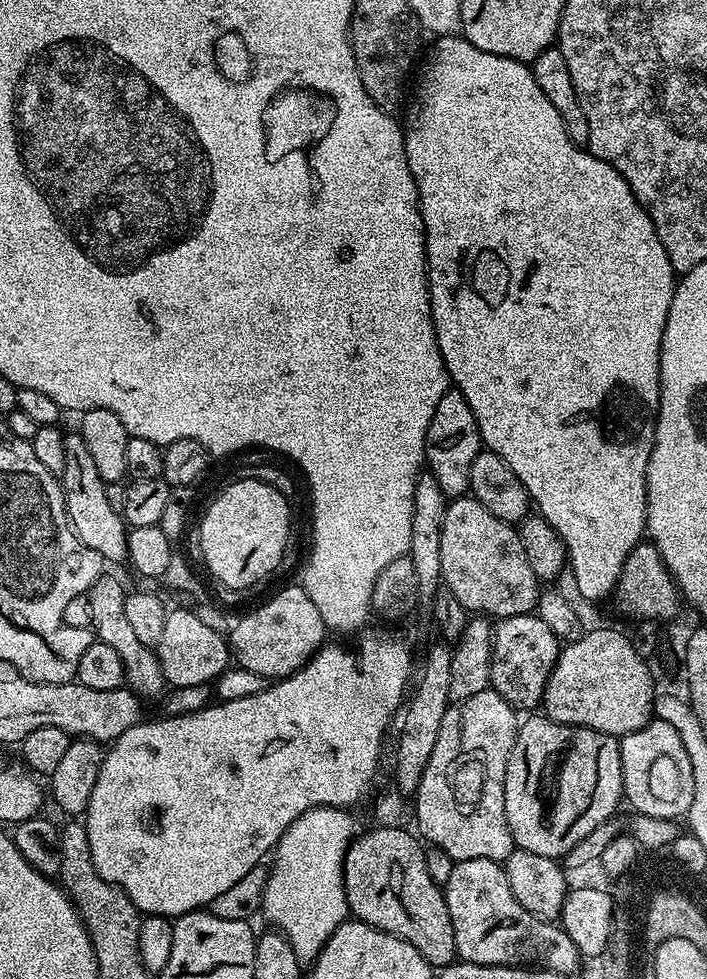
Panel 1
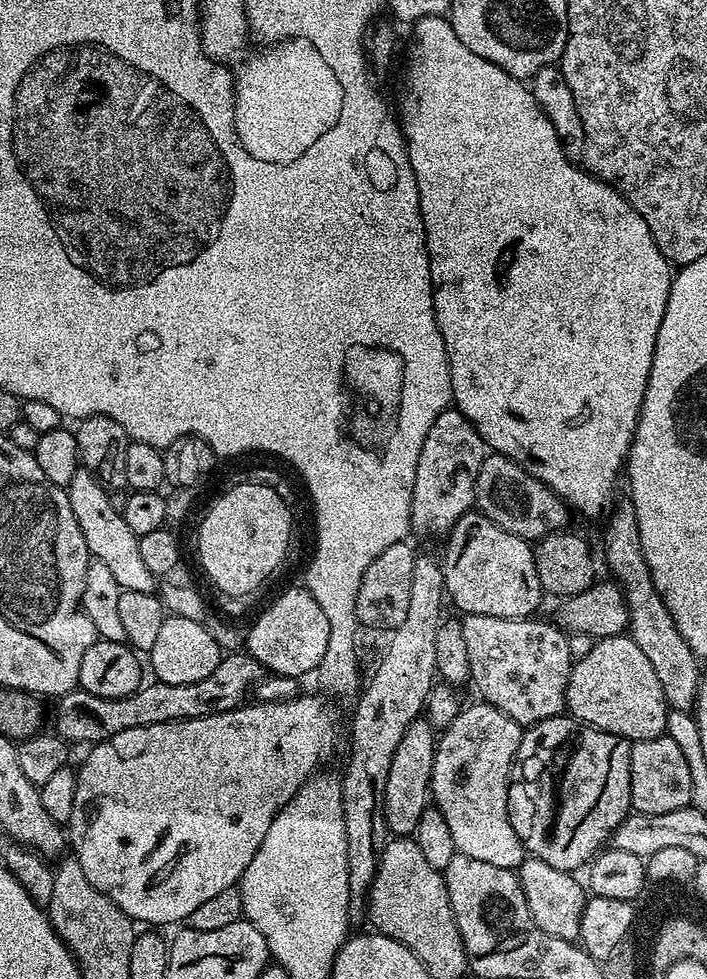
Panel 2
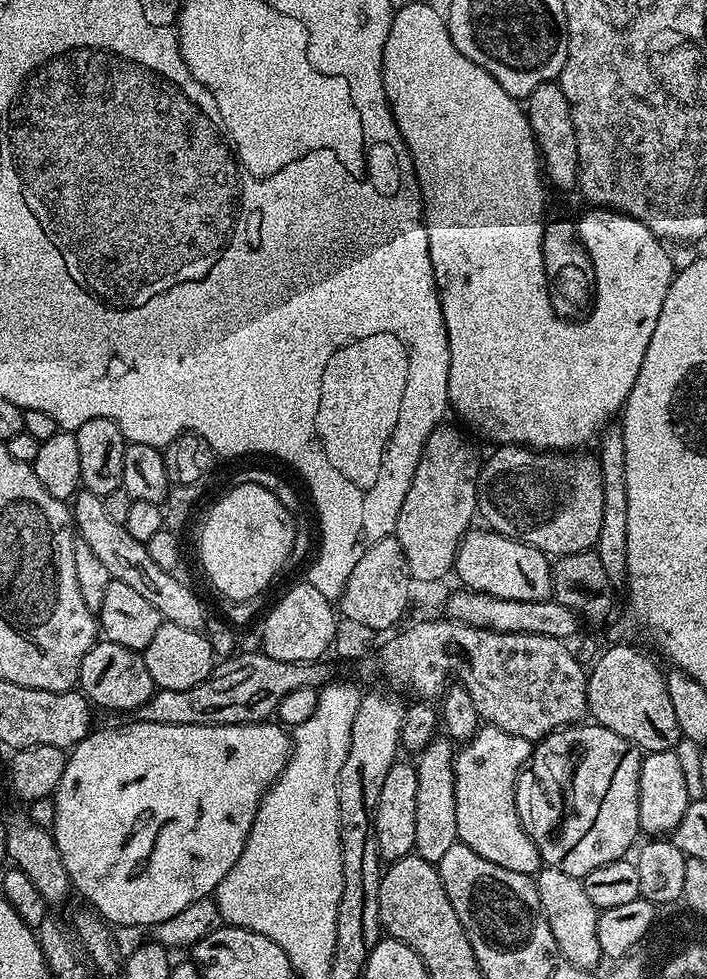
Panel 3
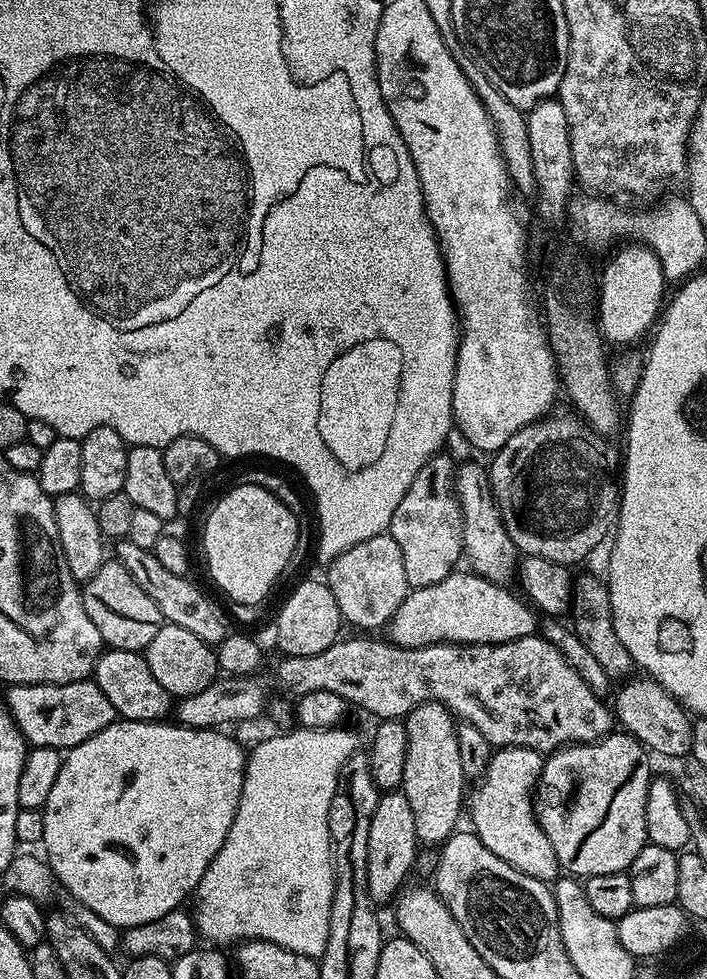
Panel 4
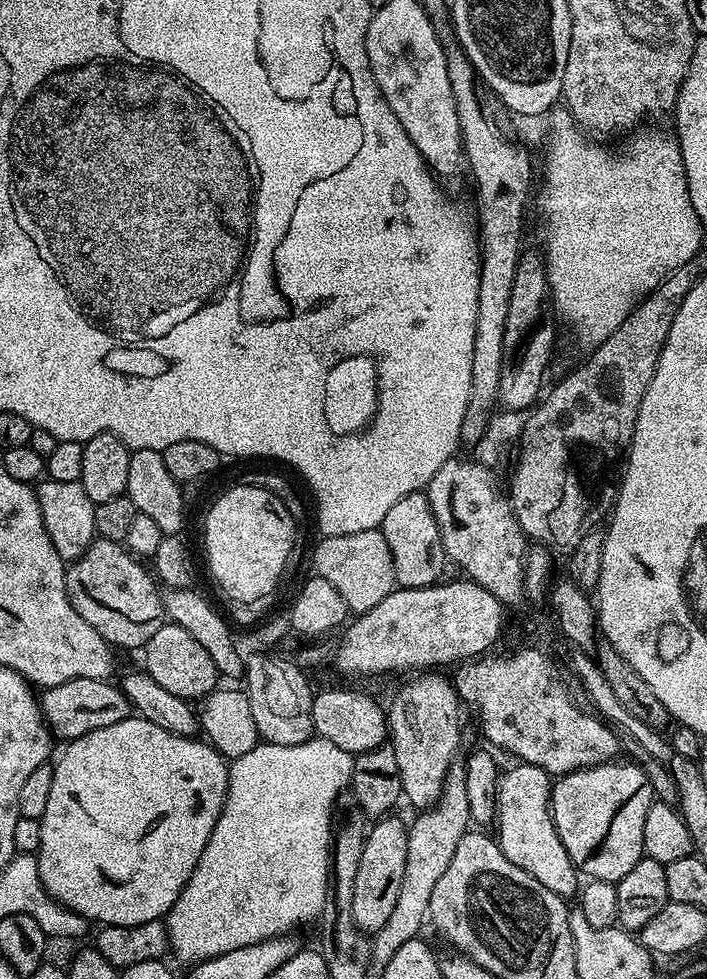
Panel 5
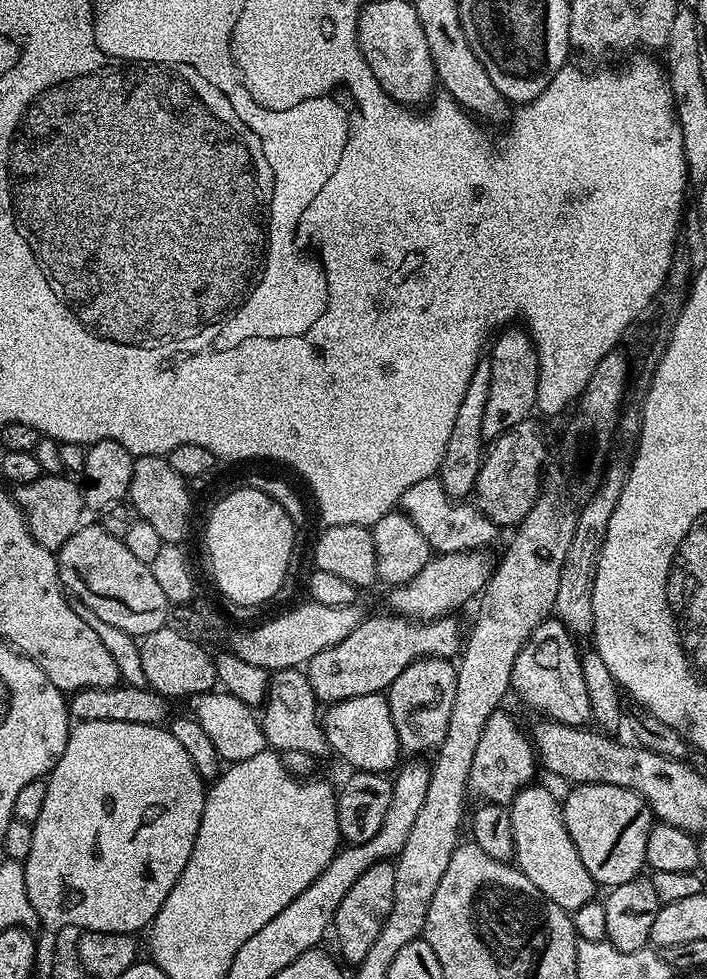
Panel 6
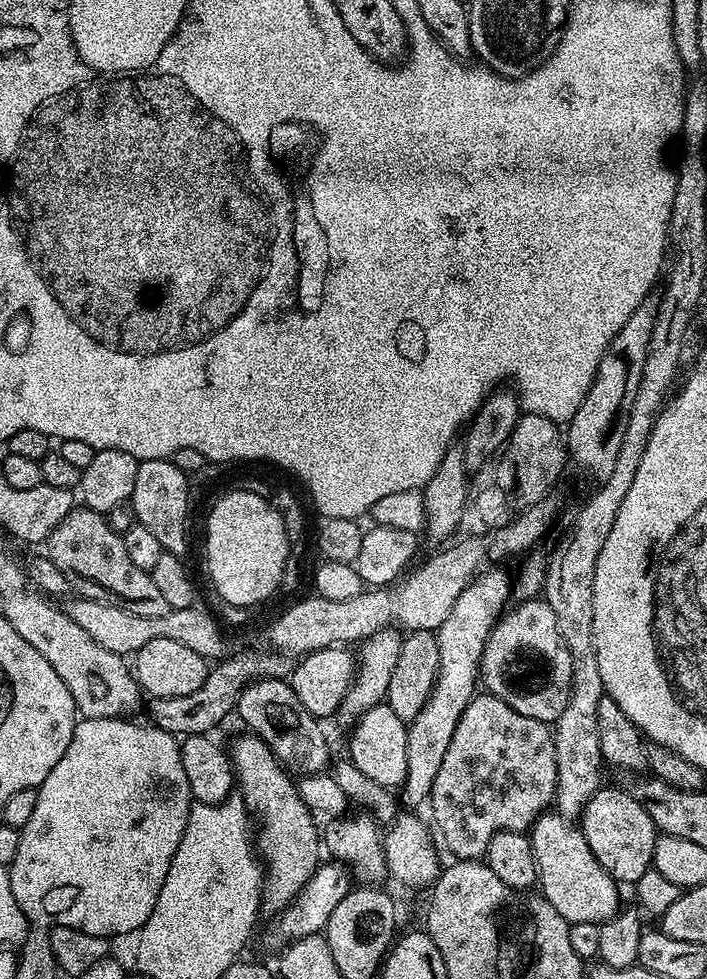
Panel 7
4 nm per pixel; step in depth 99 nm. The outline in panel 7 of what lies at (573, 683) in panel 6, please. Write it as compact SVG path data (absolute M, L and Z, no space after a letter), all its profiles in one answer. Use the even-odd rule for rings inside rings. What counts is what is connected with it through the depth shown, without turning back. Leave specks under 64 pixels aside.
M542 598L521 601L497 621L492 628L491 638L483 650L480 663L481 683L491 695L502 698L511 709L528 718L536 718L547 724L555 723L561 716L569 701L569 688L572 685L573 666L570 663L570 652L562 641L554 610Z

